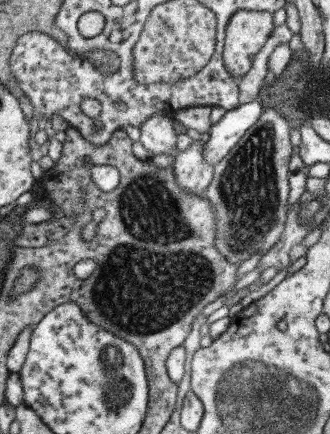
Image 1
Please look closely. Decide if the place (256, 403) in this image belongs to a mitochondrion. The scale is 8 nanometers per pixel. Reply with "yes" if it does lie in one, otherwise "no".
yes

